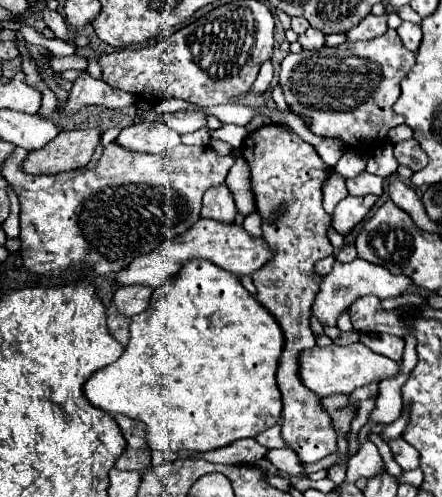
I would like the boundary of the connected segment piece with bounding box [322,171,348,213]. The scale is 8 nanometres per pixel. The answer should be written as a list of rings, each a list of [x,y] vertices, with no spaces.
[[[332,171],[332,177],[328,177],[328,181],[324,181],[324,203],[328,203],[328,213],[334,211],[334,207],[348,195],[346,185],[344,185],[344,177],[340,177],[338,173]]]

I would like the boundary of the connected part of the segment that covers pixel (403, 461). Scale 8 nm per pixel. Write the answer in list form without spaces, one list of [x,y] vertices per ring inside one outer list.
[[[396,439],[396,441],[390,441],[388,443],[392,453],[394,453],[394,459],[396,463],[404,469],[404,471],[410,471],[410,469],[418,469],[420,465],[420,453],[416,453],[416,449],[408,443],[404,443],[404,439]]]

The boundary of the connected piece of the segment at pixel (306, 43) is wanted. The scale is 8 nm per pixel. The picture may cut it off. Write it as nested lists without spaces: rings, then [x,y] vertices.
[[[308,27],[306,33],[302,33],[302,35],[298,37],[298,41],[300,41],[300,45],[302,45],[304,49],[322,49],[326,37],[324,37],[318,29]]]

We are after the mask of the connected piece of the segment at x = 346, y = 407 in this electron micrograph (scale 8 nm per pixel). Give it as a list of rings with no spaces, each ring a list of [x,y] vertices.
[[[336,395],[336,397],[322,397],[322,407],[328,411],[334,431],[344,437],[344,433],[350,431],[350,423],[356,415],[356,407],[348,403],[348,395]]]

